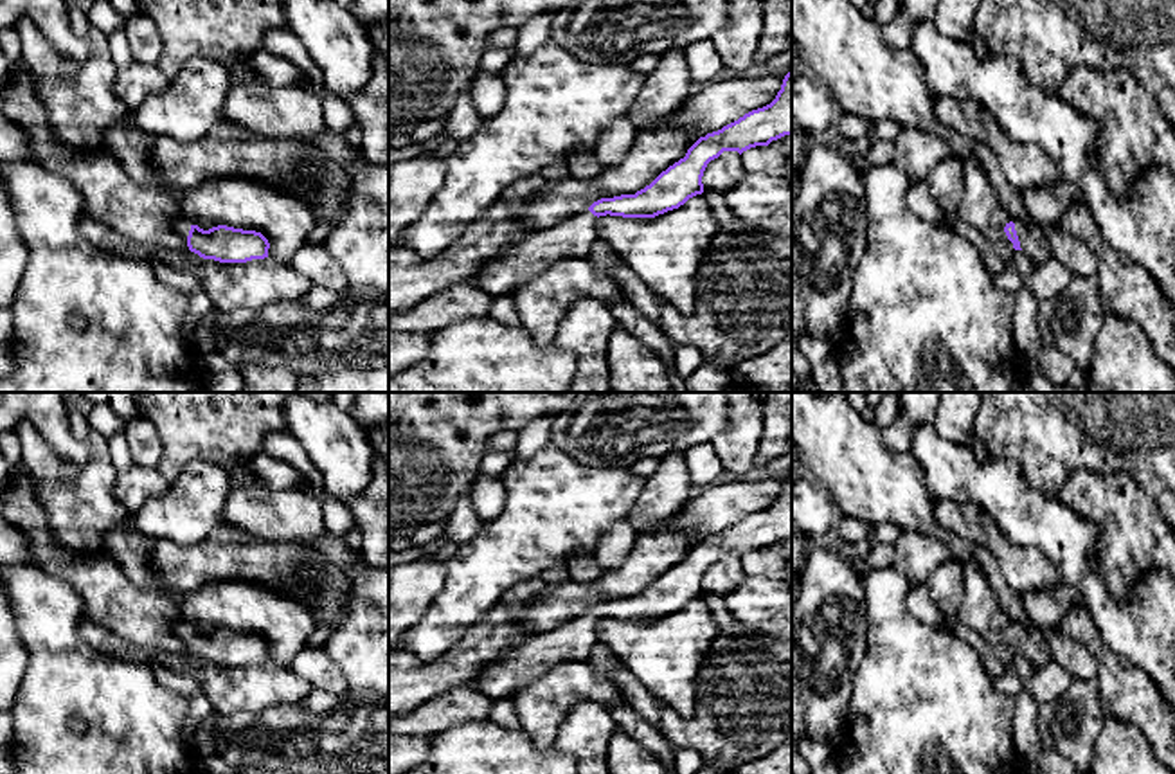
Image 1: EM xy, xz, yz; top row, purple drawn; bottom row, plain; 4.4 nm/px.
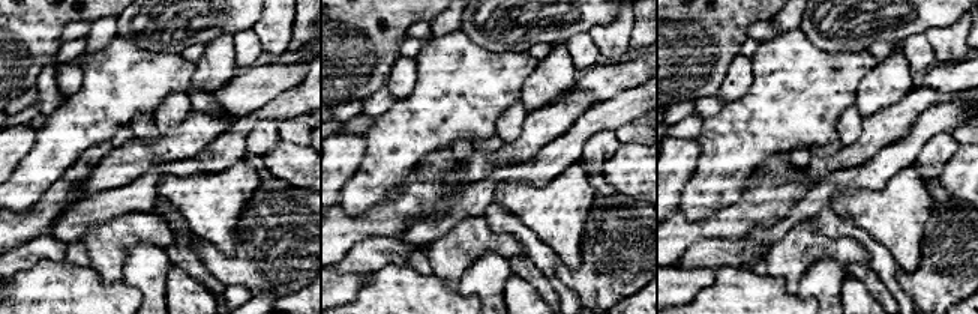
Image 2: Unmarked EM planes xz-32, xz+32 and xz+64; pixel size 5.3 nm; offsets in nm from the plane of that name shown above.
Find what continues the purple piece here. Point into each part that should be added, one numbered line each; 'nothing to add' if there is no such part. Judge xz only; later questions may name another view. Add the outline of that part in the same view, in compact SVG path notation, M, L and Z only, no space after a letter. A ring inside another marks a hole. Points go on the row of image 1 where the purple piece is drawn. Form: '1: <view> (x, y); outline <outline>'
1: xz (573, 238); outline M585 211L551 229L531 230L518 245L484 265L475 284L486 293L511 295L560 259L583 259L597 241L597 216Z

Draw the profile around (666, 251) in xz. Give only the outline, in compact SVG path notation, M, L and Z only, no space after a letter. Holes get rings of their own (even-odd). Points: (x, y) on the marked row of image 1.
M704 193L655 218L599 216L597 239L682 315L695 308L695 279L718 223Z

